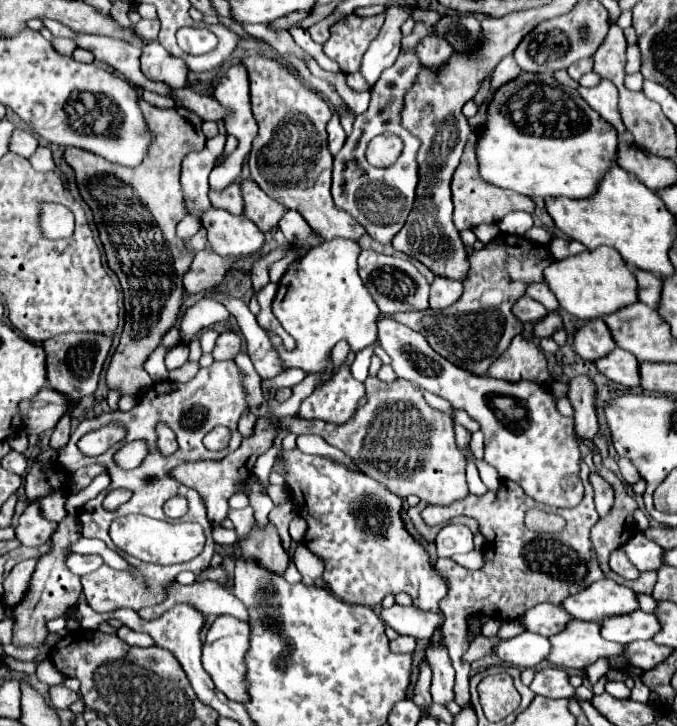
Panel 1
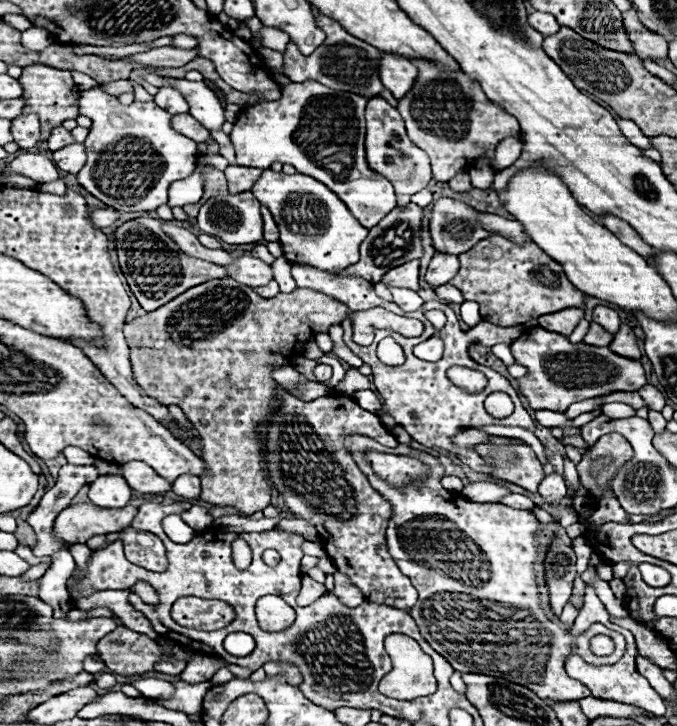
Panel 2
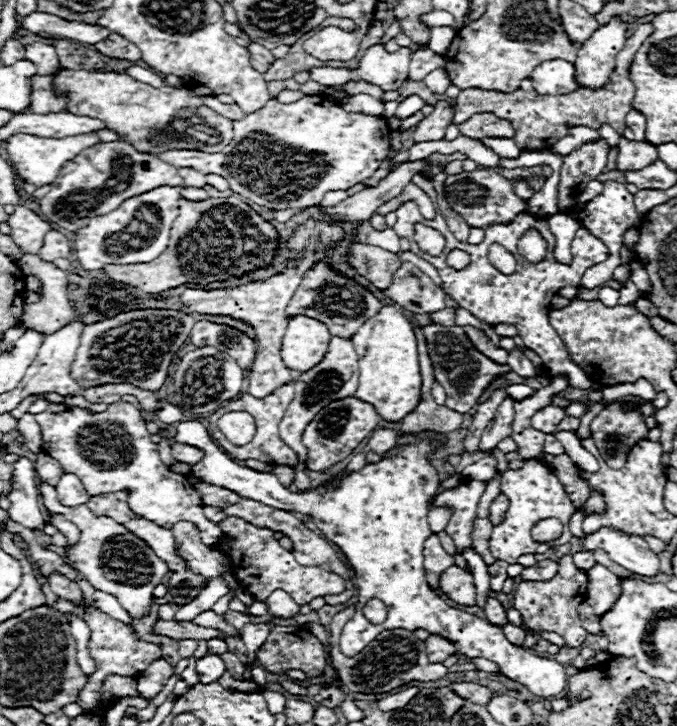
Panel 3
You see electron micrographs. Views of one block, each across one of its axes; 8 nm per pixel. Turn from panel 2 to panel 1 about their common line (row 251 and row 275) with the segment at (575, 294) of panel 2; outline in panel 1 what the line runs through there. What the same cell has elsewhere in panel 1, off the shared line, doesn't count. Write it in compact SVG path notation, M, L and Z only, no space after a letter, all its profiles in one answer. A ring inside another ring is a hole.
M500 234L482 250L470 254L470 276L464 284L464 294L458 302L442 312L404 312L390 318L424 334L428 344L452 364L482 376L490 364L510 346L512 338L522 332L522 324L514 318L512 306L518 296L524 296L530 282L542 282L542 268L552 258L544 246L522 236Z

